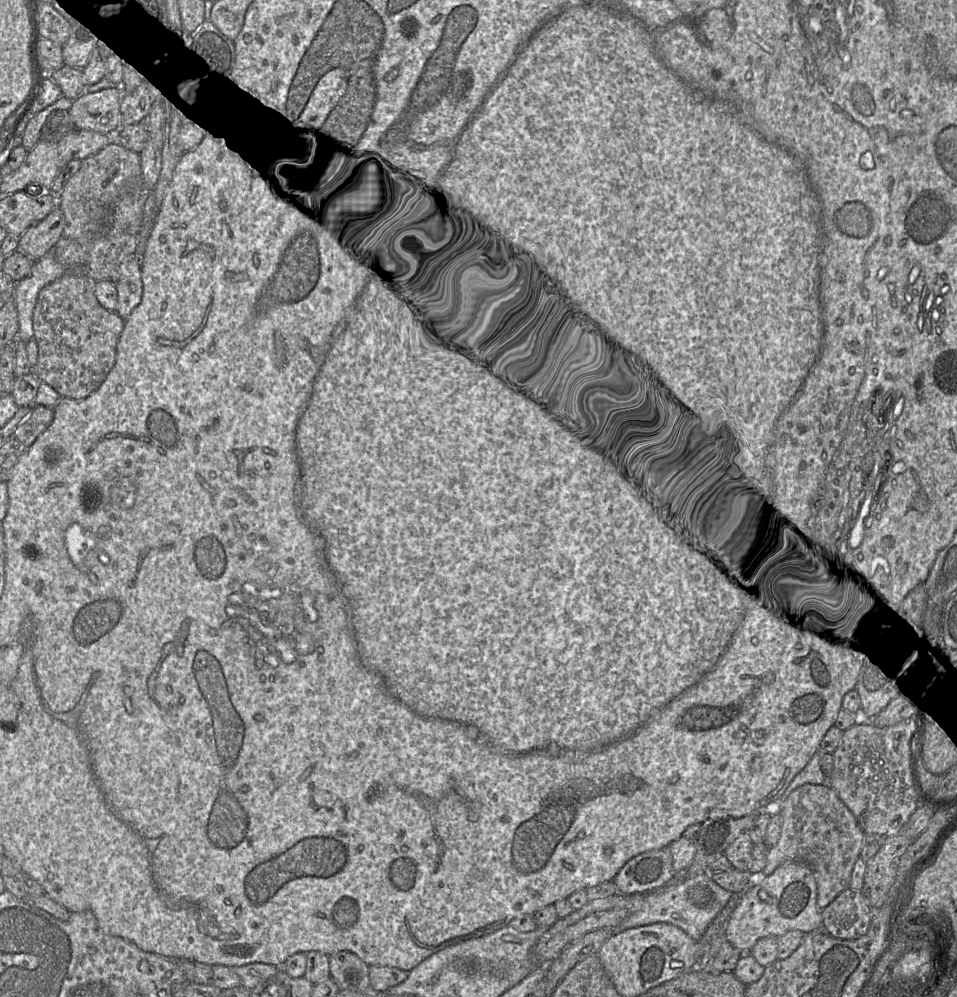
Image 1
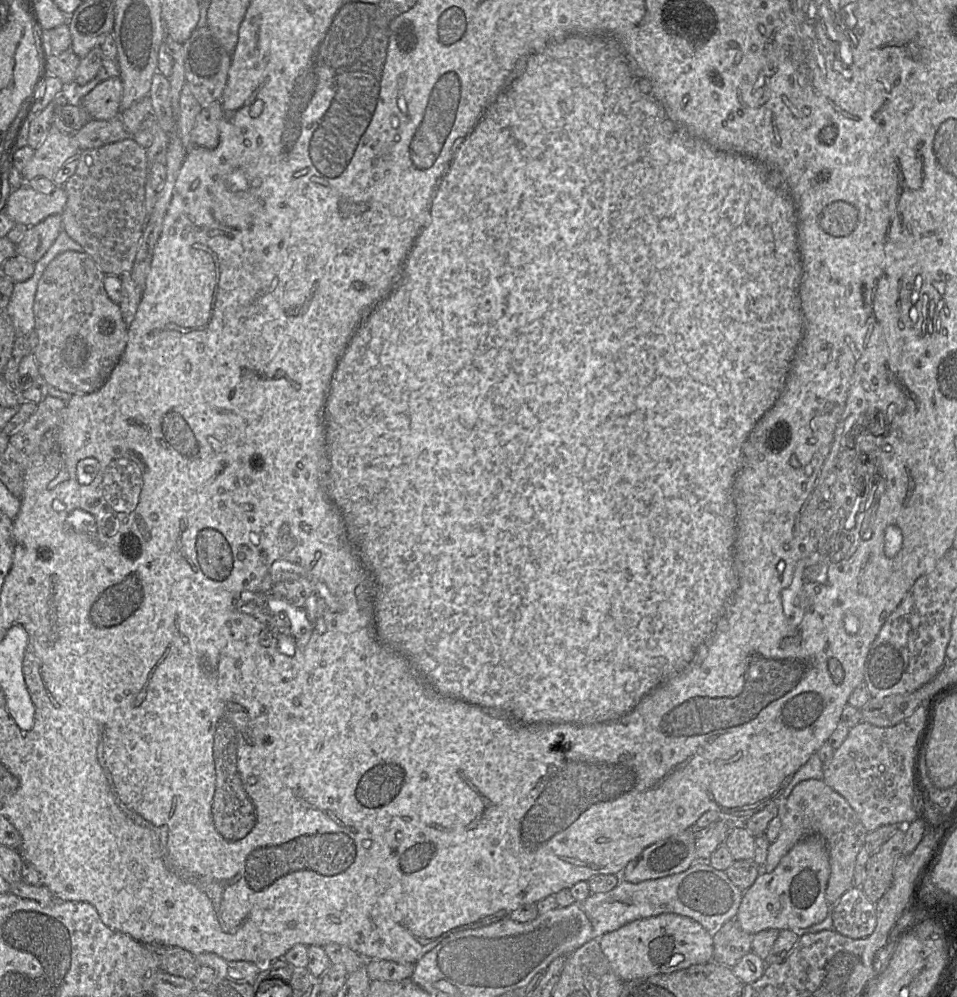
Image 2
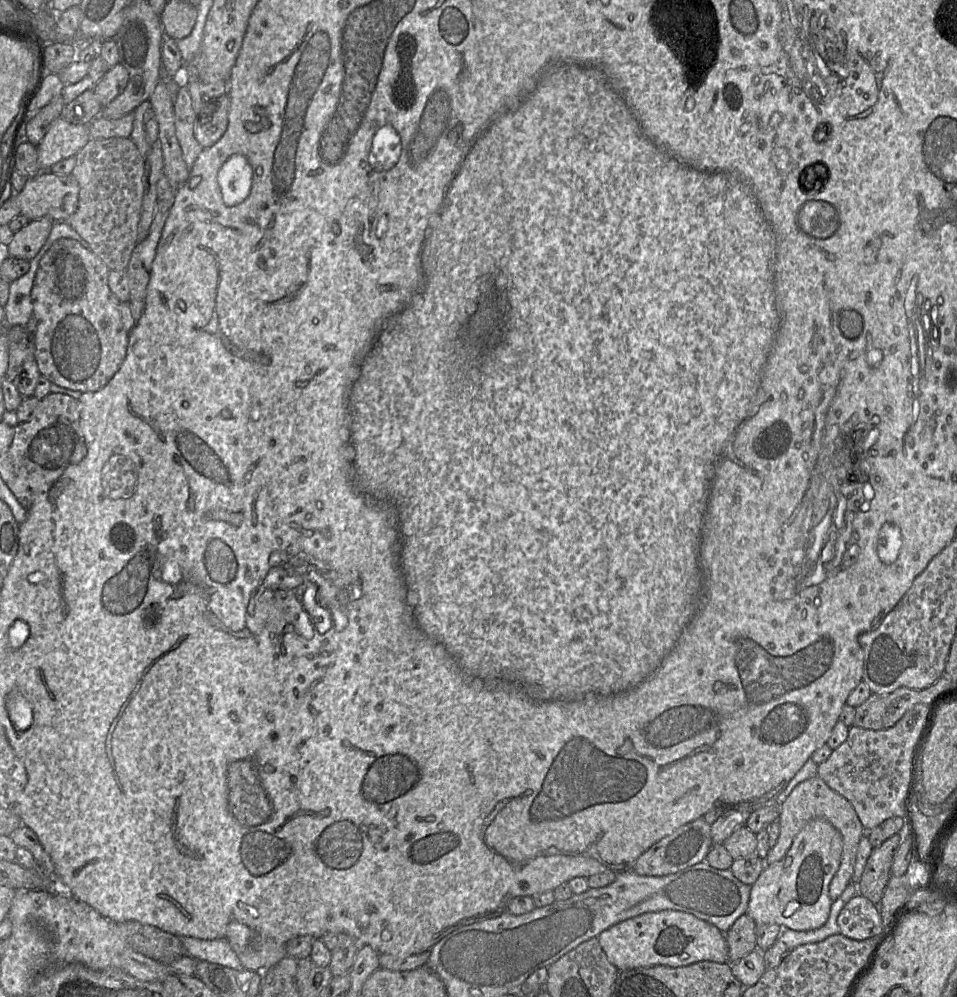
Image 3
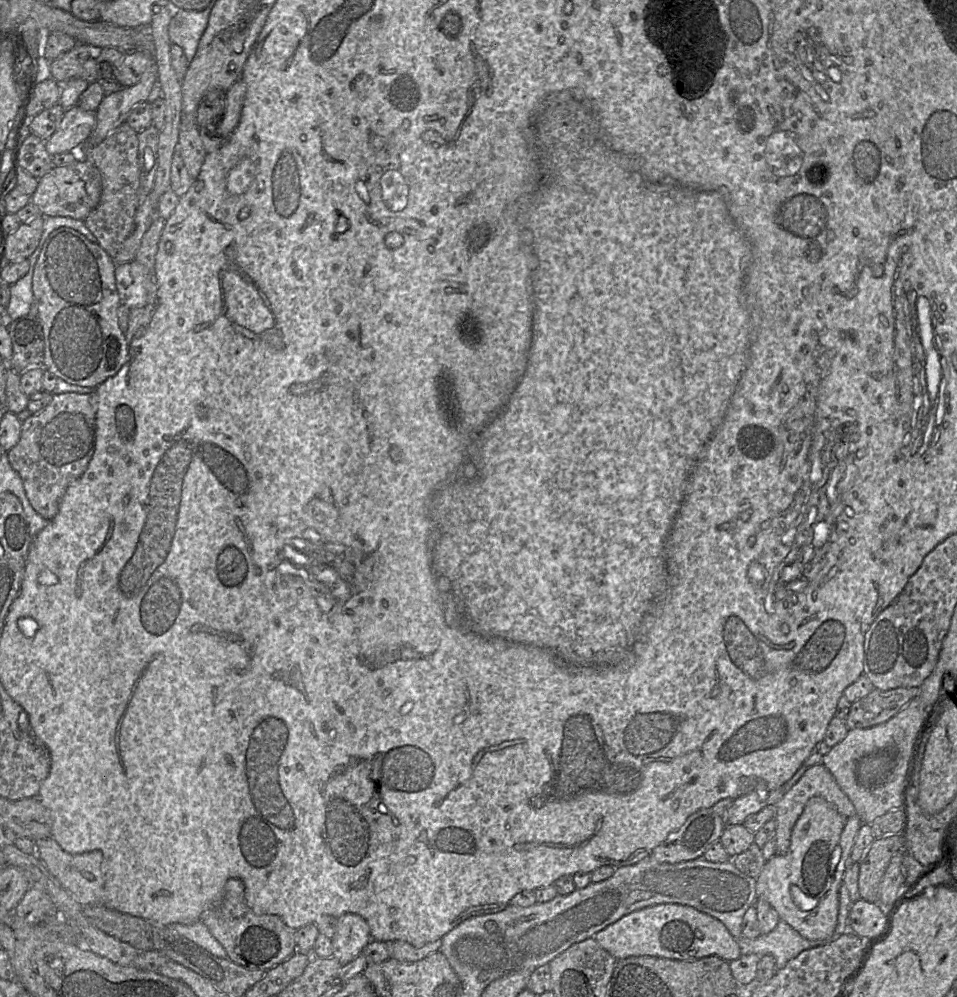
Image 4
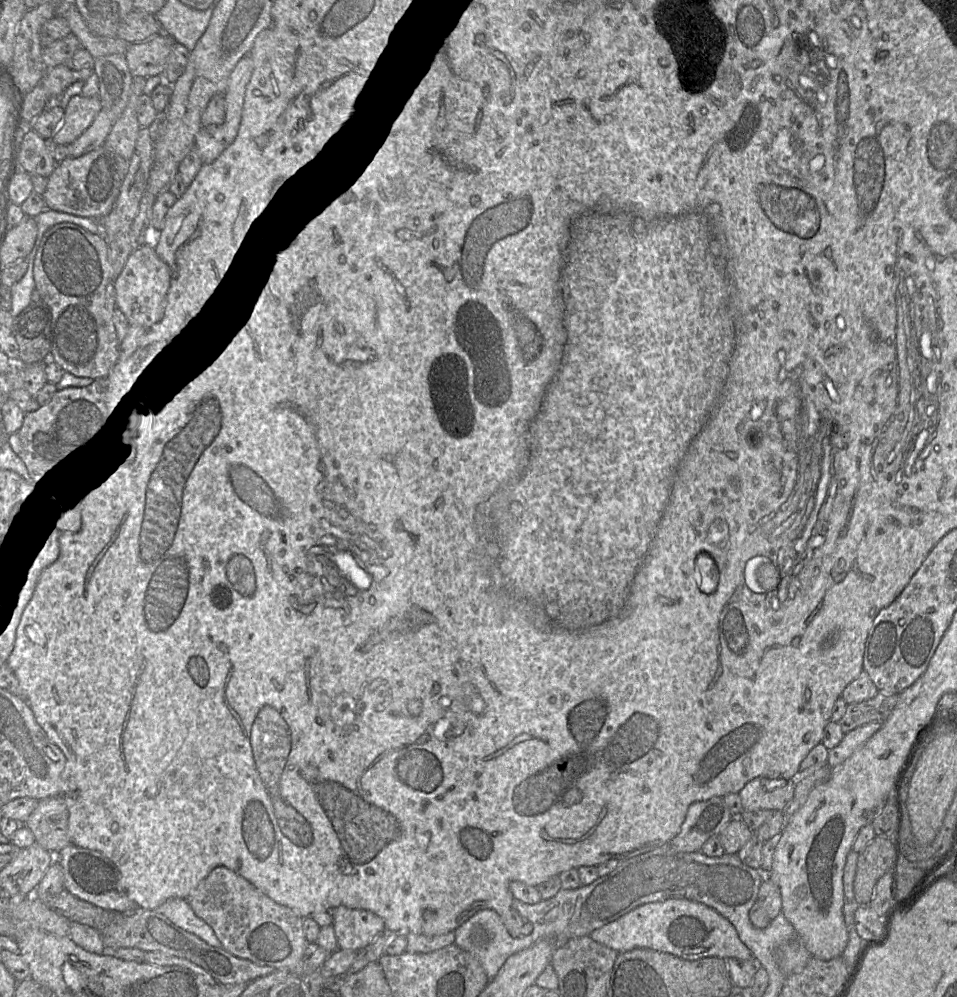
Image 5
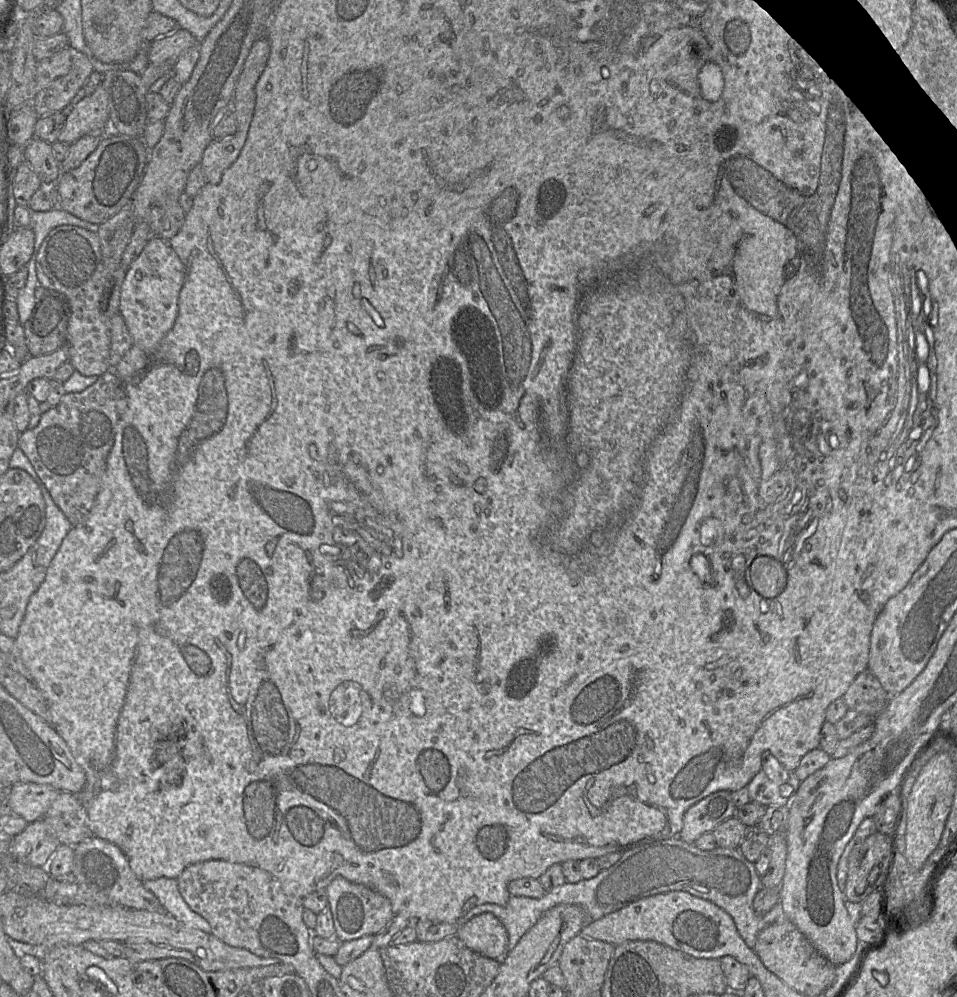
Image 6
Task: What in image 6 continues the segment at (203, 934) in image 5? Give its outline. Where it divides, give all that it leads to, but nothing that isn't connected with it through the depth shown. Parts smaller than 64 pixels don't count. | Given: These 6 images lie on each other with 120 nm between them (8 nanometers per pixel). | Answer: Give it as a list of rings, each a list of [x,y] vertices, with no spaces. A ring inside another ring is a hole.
[[[161,877],[142,882],[144,888],[157,897],[166,913],[188,927],[199,929],[208,934],[211,933],[209,923],[184,901],[176,879]]]

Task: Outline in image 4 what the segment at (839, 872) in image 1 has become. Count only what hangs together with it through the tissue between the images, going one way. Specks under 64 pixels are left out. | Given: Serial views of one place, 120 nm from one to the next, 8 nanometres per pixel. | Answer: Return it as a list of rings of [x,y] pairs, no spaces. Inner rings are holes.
[[[822,763],[808,767],[796,784],[775,805],[774,819],[776,820],[775,835],[777,855],[784,855],[788,851],[792,829],[802,814],[806,803],[812,797],[821,797],[825,799],[843,816],[852,817],[856,815],[854,806],[841,790],[830,771]]]

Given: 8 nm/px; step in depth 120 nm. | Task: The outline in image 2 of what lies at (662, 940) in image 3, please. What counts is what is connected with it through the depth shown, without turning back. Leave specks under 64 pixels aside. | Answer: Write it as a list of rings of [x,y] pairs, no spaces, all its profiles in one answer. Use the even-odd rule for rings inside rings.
[[[674,913],[638,919],[599,939],[600,948],[614,973],[622,981],[672,973],[713,961],[713,936],[695,920]]]

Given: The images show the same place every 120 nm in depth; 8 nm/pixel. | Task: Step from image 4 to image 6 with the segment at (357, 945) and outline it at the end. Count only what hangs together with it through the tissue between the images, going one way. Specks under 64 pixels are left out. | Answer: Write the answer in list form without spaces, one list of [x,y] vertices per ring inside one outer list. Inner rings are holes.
[[[342,876],[334,878],[326,887],[326,892],[336,936],[340,942],[376,935],[394,916],[391,902],[387,897],[362,884],[350,882]]]

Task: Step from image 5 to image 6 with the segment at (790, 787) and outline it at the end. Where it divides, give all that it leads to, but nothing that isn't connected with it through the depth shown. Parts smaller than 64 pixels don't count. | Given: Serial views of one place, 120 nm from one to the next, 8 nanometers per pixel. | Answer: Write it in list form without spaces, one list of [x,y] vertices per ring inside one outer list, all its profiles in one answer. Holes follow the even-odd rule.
[[[764,752],[760,771],[746,787],[750,801],[759,803],[765,807],[788,807],[793,799],[793,794],[783,797],[780,794],[780,786],[782,784],[789,784],[796,792],[800,783],[794,771],[787,771],[773,755]]]

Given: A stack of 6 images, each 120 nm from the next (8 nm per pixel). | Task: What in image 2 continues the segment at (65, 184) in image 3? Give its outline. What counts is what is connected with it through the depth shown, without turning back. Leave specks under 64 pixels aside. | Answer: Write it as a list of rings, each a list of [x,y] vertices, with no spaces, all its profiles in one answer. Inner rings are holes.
[[[23,183],[9,194],[6,213],[15,223],[30,227],[50,215],[61,215],[66,202],[67,194],[63,186],[54,184],[50,193],[40,193]]]

